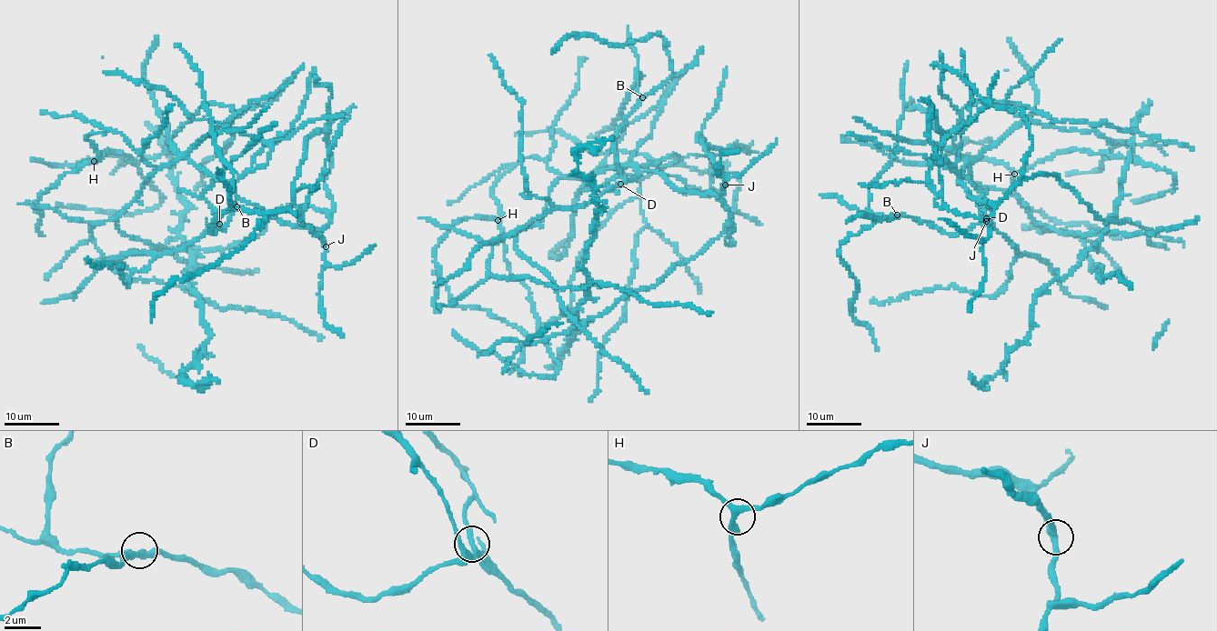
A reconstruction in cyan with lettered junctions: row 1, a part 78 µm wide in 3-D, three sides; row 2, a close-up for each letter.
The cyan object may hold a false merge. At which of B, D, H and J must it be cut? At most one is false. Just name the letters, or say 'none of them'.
D

